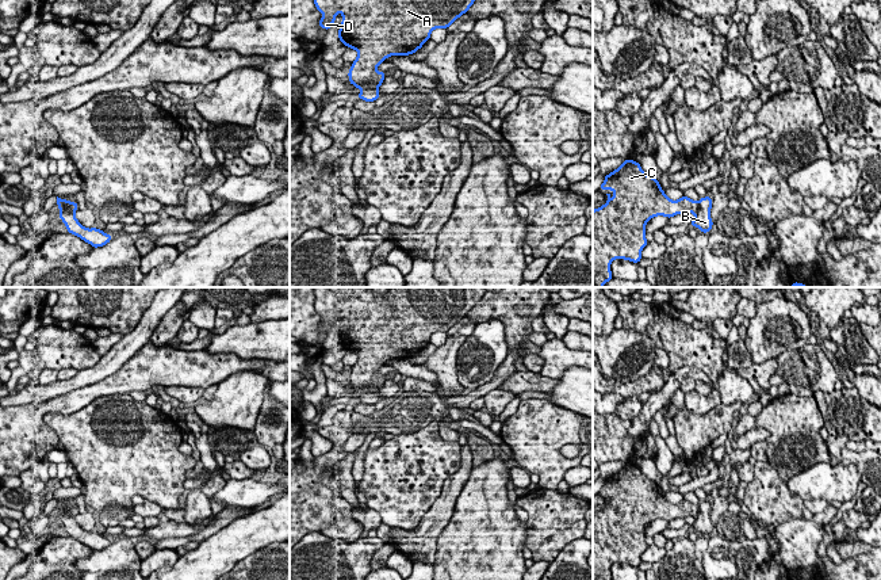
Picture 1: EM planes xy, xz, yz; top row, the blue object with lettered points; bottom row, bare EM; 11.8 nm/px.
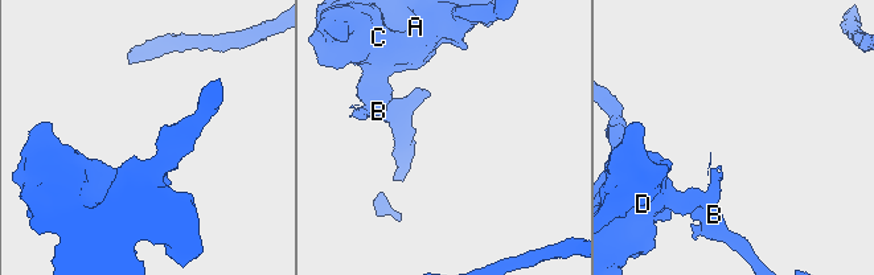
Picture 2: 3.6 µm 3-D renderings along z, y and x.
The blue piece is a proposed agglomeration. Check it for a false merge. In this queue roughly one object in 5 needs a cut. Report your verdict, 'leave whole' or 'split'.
split

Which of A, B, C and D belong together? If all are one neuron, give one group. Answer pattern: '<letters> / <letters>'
A C D / B

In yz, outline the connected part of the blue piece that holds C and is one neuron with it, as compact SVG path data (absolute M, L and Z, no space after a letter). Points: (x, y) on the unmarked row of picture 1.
M628 462L620 472L605 478L600 493L613 493L614 501L612 503L612 499L606 497L606 507L593 514L593 580L612 580L610 566L614 562L640 565L640 556L648 546L646 543L646 527L651 522L656 519L671 522L686 516L697 519L700 515L698 505L689 500L671 504L655 481L647 478L637 465Z

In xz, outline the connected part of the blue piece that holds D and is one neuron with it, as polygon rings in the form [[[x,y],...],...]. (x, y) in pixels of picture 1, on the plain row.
[[[329,287],[314,289],[315,312],[325,320],[319,331],[329,333],[338,316],[342,317],[338,343],[359,359],[348,375],[355,392],[378,393],[386,382],[376,371],[391,359],[415,356],[430,343],[434,332],[448,332],[457,321],[468,316],[474,305],[484,295],[486,287],[388,287],[386,295],[376,297],[372,287],[341,287],[334,293]]]

